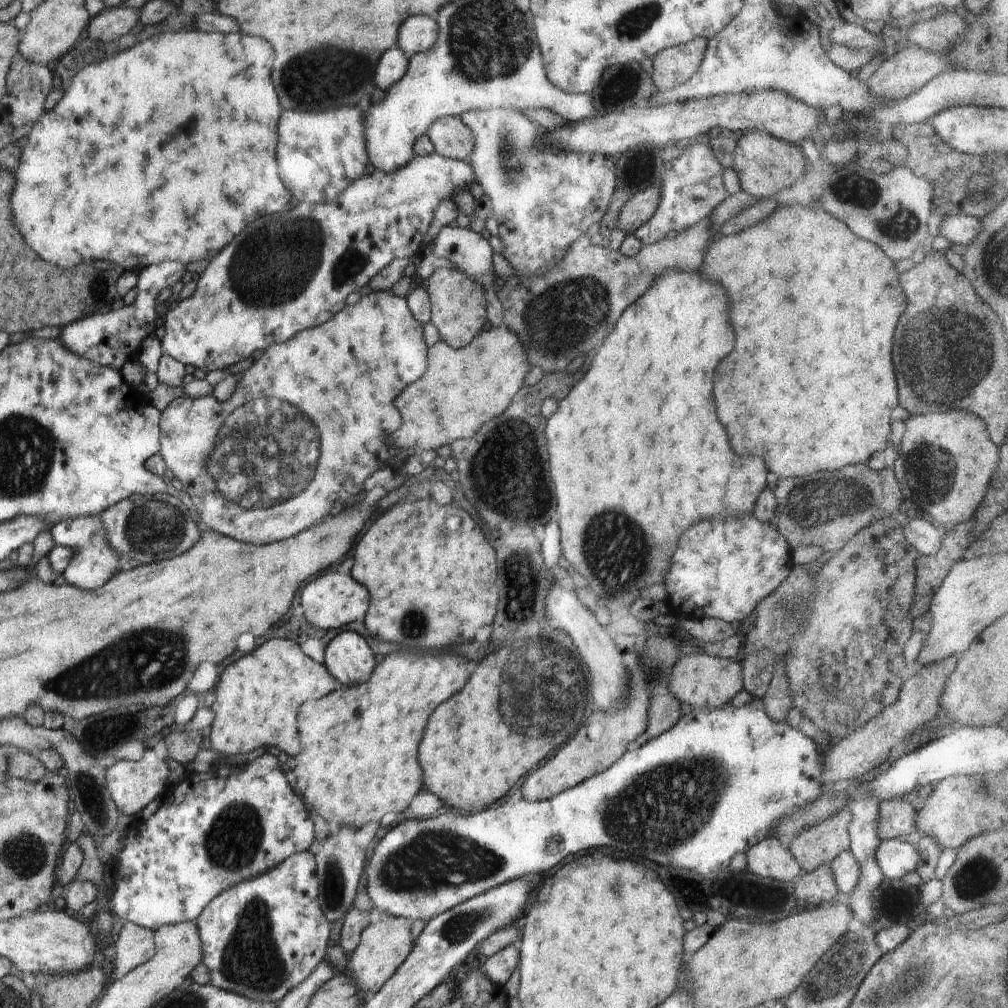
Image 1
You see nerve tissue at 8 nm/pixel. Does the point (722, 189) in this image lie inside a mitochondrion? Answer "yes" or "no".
no

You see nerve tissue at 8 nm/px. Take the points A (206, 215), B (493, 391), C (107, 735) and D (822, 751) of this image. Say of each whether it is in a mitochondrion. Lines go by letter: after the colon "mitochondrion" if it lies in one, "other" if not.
A: other
B: other
C: mitochondrion
D: other

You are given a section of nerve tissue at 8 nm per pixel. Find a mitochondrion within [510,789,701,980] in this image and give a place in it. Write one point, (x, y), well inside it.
(615, 888)

